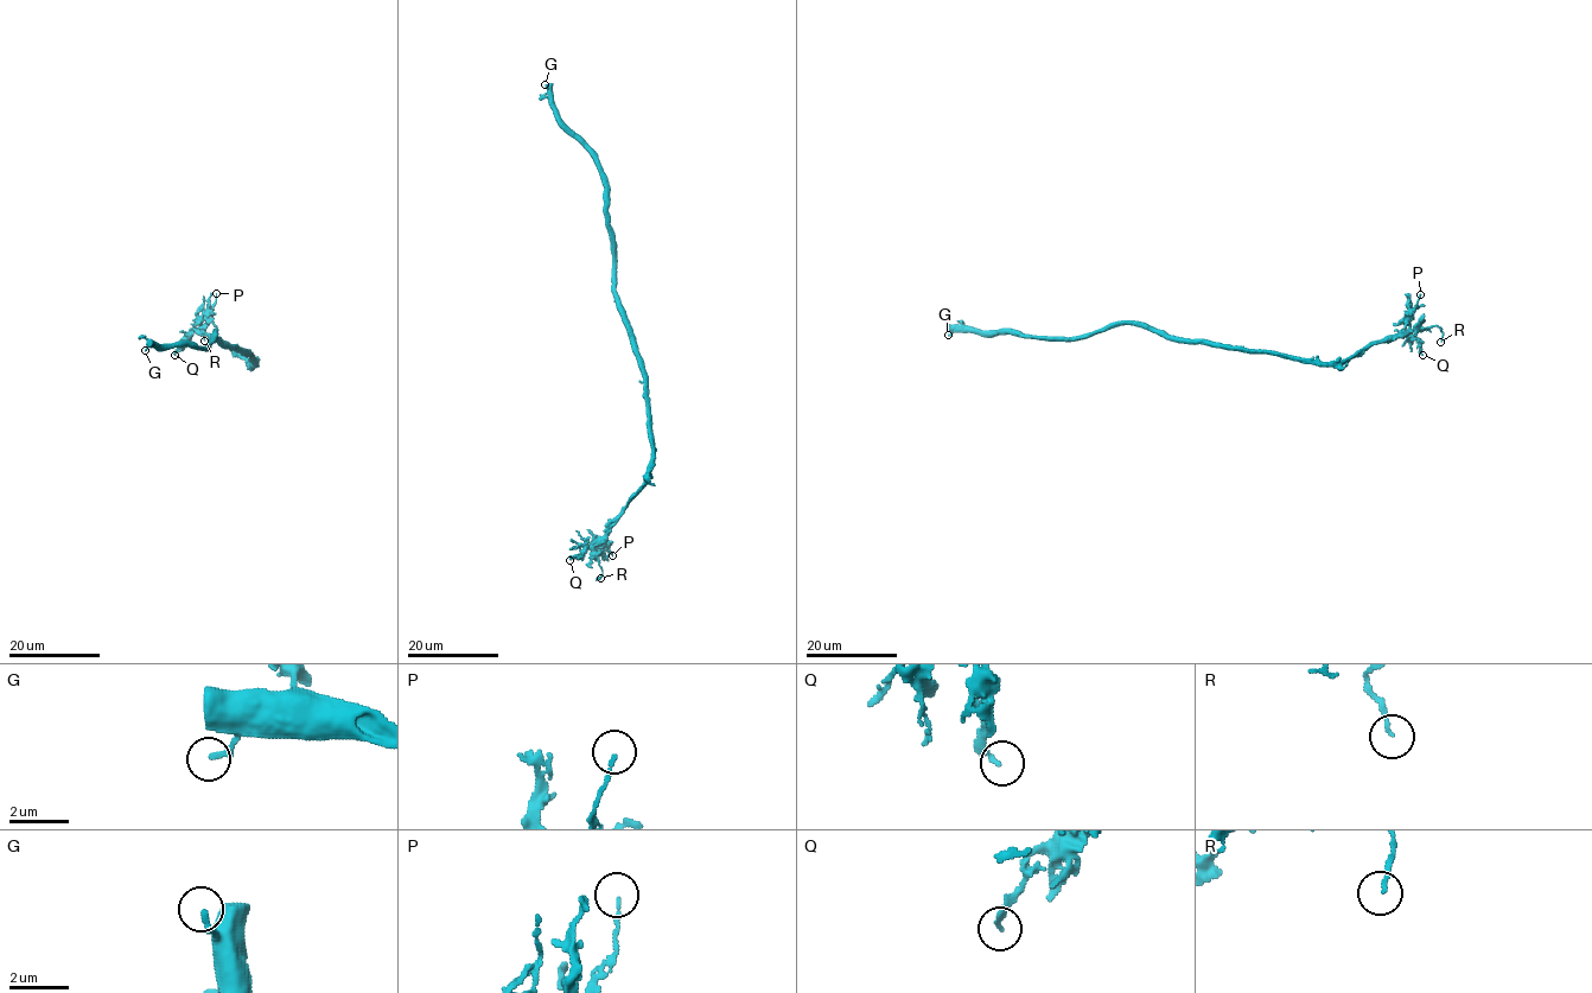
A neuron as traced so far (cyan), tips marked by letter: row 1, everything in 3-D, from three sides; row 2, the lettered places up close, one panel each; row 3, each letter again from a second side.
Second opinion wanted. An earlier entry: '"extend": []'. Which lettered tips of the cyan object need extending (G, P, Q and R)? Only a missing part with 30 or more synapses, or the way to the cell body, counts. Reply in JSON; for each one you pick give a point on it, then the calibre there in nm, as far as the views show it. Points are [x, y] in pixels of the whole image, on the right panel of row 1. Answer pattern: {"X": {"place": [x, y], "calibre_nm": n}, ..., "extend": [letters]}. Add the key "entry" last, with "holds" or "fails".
{"extend": [], "entry": "holds"}

